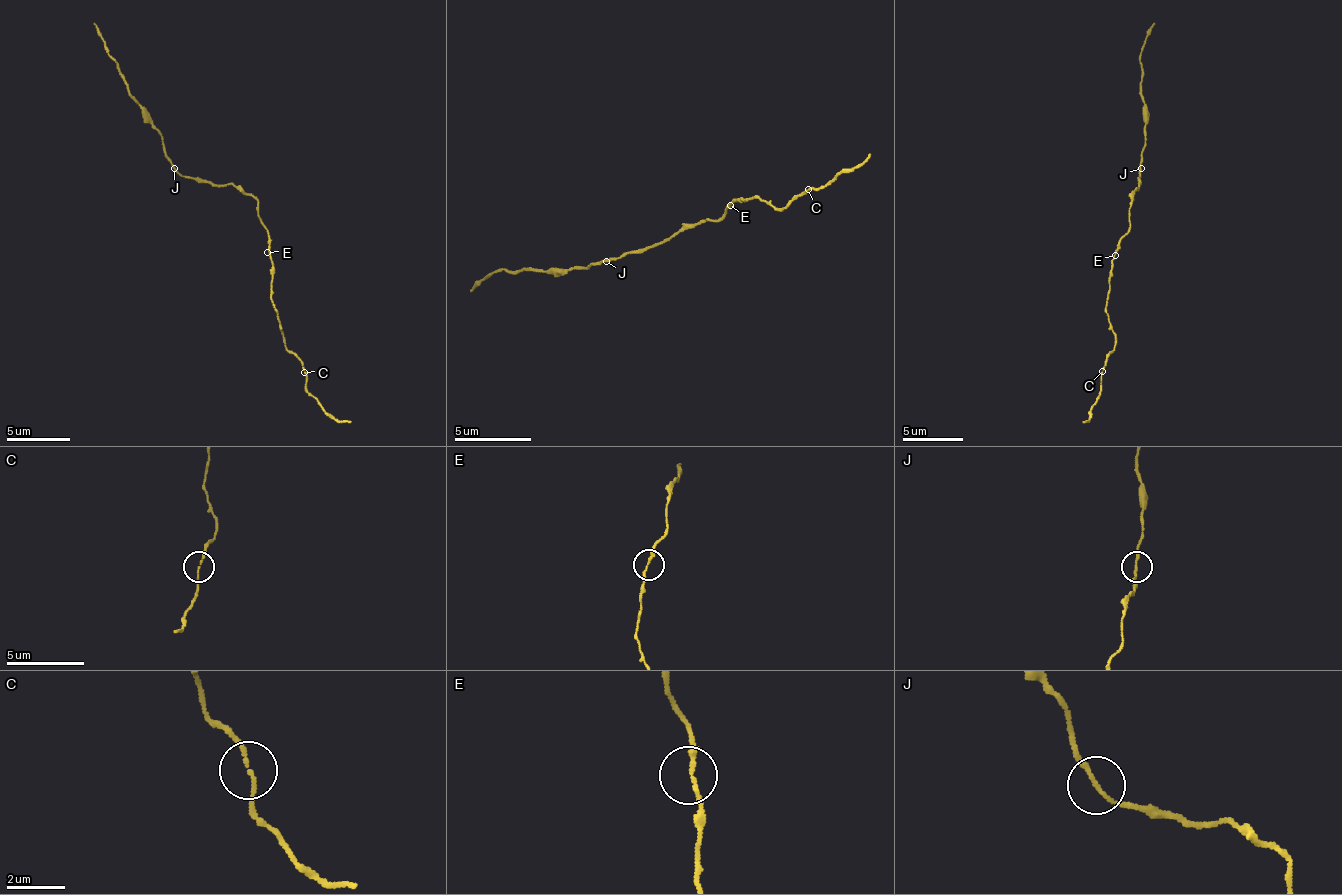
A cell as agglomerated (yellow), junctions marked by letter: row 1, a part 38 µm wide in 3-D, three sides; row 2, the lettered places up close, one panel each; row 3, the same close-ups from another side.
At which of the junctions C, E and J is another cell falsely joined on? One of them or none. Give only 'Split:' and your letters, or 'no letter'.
Split: no letter

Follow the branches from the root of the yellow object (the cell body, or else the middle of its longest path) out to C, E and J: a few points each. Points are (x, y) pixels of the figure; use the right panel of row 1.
C: (1131, 206), (1127, 234), (1113, 255), (1105, 309), (1114, 346), (1101, 372)
E: (1131, 206), (1127, 234), (1115, 255)
J: (1131, 206), (1130, 199), (1138, 187), (1136, 178), (1141, 167)

